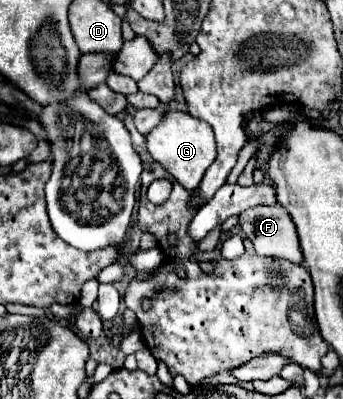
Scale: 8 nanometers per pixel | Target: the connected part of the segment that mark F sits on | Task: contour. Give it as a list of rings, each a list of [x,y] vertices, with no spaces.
[[[276,204],[276,206],[250,208],[250,210],[240,214],[240,226],[242,226],[244,234],[254,244],[254,250],[260,256],[276,256],[276,258],[286,258],[294,264],[304,264],[304,256],[302,256],[302,250],[300,250],[296,226],[294,226],[290,214],[282,206]]]

